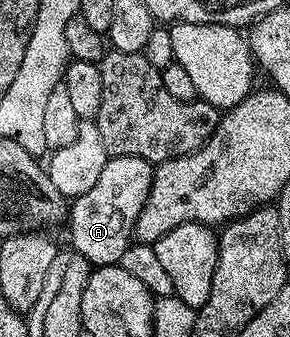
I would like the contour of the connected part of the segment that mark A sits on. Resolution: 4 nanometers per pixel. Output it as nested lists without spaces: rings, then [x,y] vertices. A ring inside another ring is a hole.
[[[110,157],[101,170],[96,185],[69,204],[69,246],[79,251],[94,267],[121,264],[124,253],[134,239],[134,226],[144,209],[144,201],[148,201],[154,169],[155,164],[144,161],[144,157]]]

